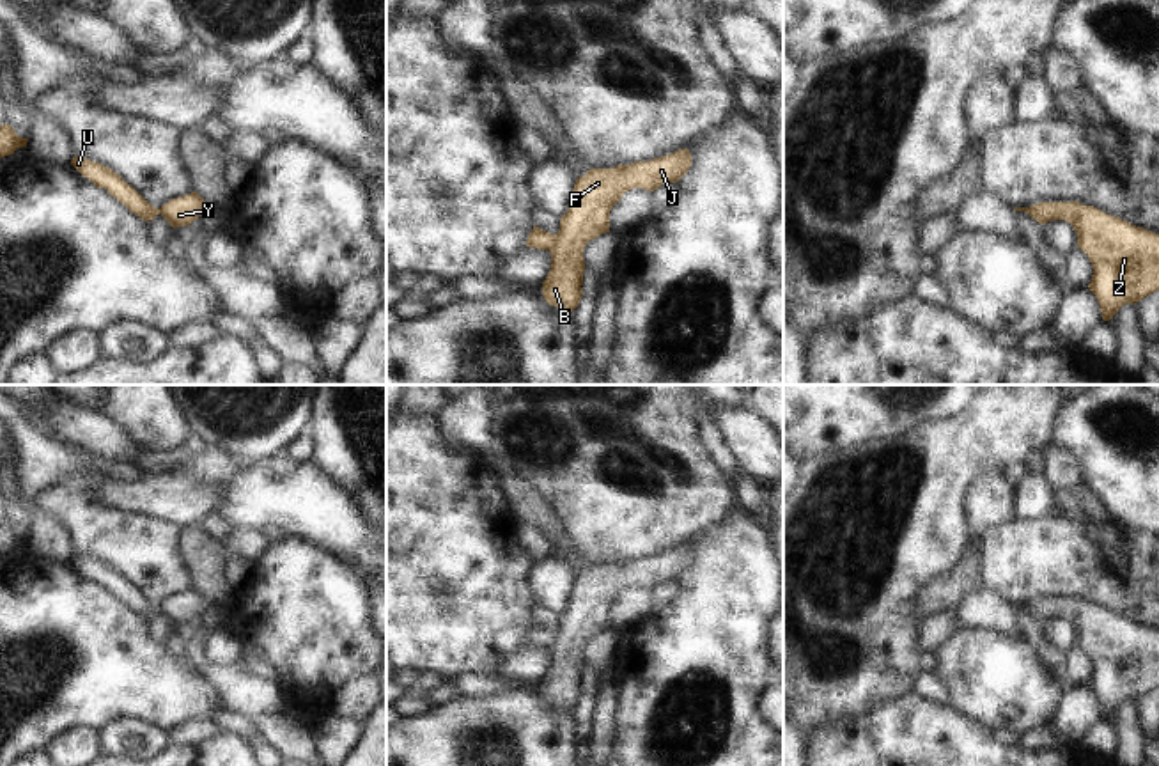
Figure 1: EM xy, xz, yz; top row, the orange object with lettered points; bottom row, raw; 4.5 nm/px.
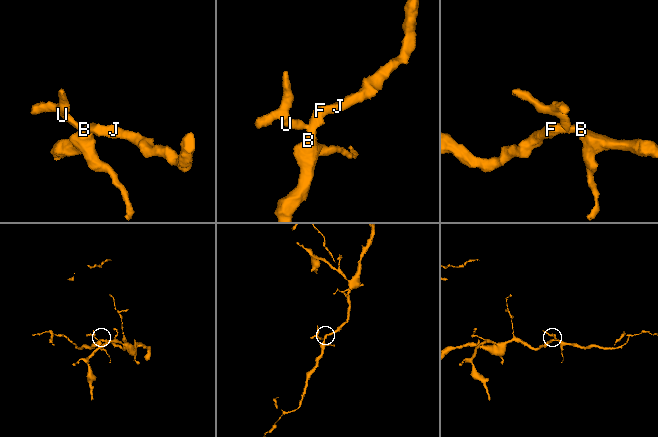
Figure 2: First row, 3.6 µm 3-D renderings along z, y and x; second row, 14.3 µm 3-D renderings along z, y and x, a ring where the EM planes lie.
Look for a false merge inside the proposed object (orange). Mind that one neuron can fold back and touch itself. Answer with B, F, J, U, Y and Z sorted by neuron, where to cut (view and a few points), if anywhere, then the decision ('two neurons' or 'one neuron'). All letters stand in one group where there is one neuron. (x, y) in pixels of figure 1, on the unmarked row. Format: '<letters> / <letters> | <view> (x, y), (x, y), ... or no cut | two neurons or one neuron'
B F J Y Z / U | xz (557, 632), (557, 637), (548, 646) | two neurons

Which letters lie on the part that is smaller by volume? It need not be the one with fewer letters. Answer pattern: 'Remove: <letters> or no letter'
Remove: U

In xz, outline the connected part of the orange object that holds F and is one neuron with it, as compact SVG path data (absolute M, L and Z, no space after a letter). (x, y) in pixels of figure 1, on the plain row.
M679 546L650 559L634 559L613 566L590 566L576 576L567 610L560 615L555 642L549 645L551 667L542 679L544 697L572 709L581 697L585 656L590 637L610 629L610 608L633 585L654 589L677 580L691 564L691 550Z

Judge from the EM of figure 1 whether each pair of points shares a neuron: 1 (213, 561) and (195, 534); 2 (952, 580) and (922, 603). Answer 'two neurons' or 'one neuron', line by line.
1: one neuron
2: one neuron

